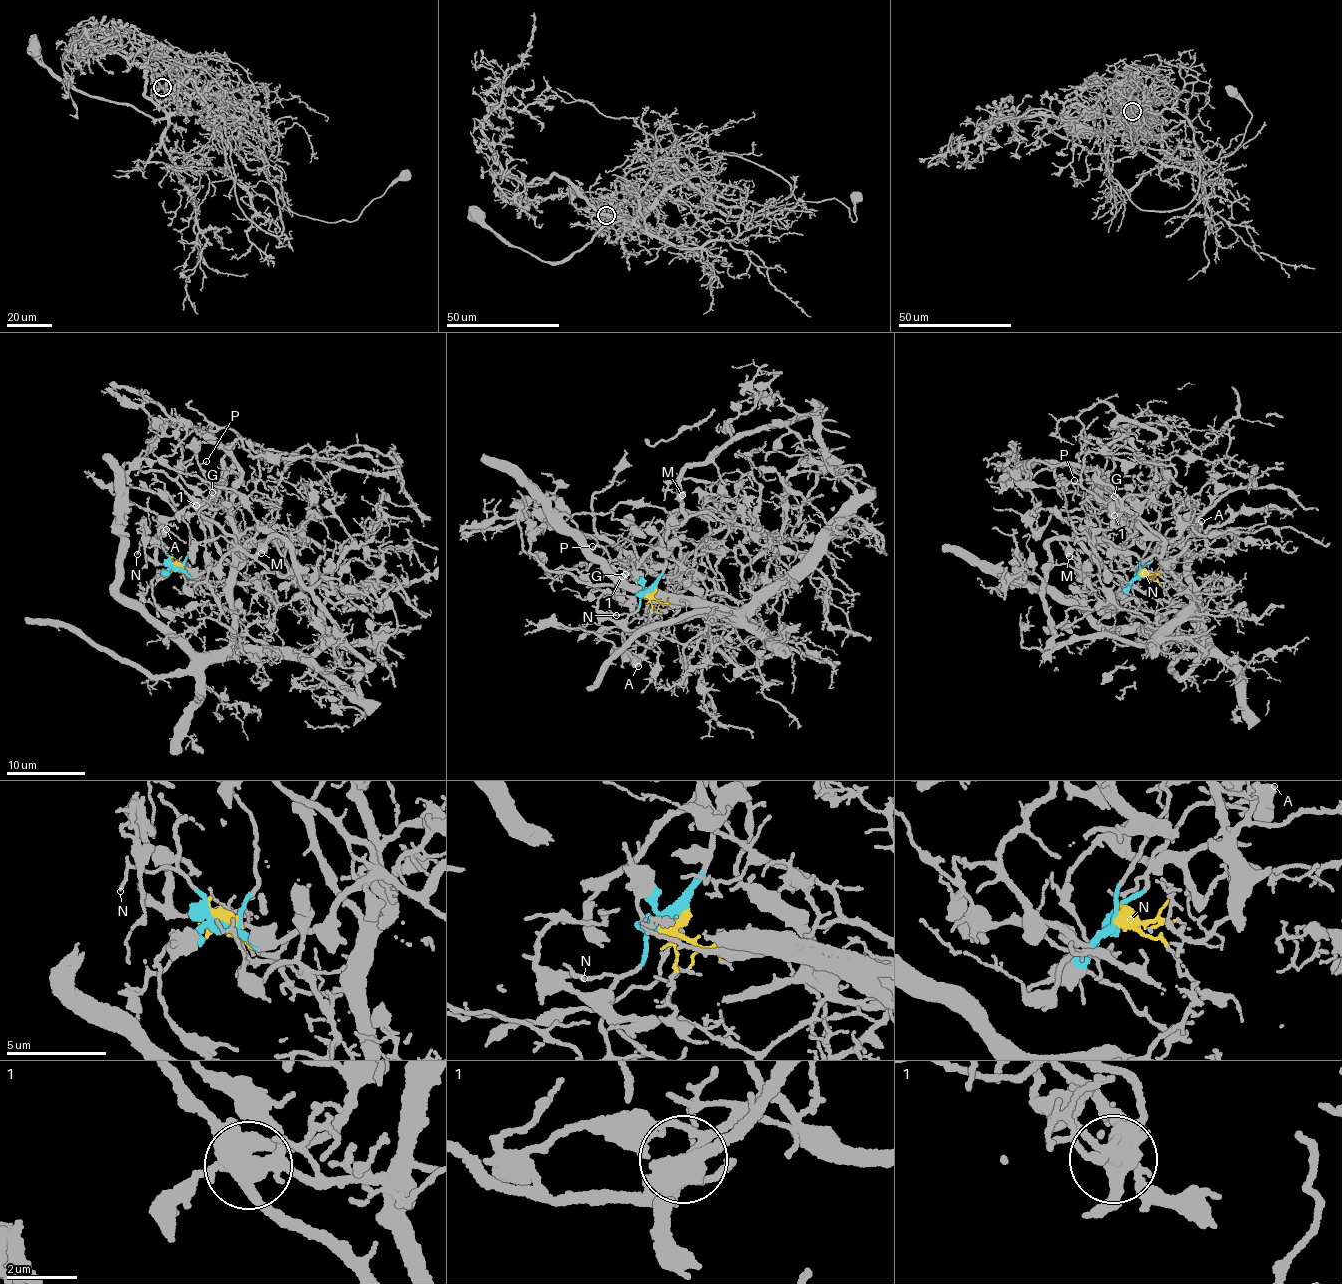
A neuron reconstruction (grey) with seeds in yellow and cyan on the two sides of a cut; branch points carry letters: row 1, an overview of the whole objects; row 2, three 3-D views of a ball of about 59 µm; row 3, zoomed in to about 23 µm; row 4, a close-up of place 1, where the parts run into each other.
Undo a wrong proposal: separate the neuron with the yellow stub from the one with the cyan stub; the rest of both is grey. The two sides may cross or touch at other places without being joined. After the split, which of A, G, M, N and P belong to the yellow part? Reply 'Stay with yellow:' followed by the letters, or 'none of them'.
Stay with yellow: G

